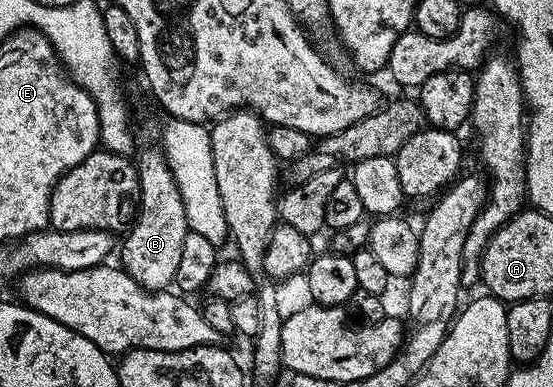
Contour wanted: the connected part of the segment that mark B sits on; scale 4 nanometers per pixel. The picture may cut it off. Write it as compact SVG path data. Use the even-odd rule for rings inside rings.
M153 148L153 150L145 150L138 158L135 158L135 165L137 167L137 175L139 176L139 188L141 189L141 200L139 203L139 213L132 226L128 227L127 233L124 235L125 243L120 243L119 254L121 250L120 265L132 276L136 282L145 290L169 290L177 281L177 273L179 272L179 260L183 253L183 236L189 234L189 225L187 224L187 214L183 212L183 198L179 196L179 188L175 184L175 176L171 172L171 168L167 164L165 154L160 148Z

